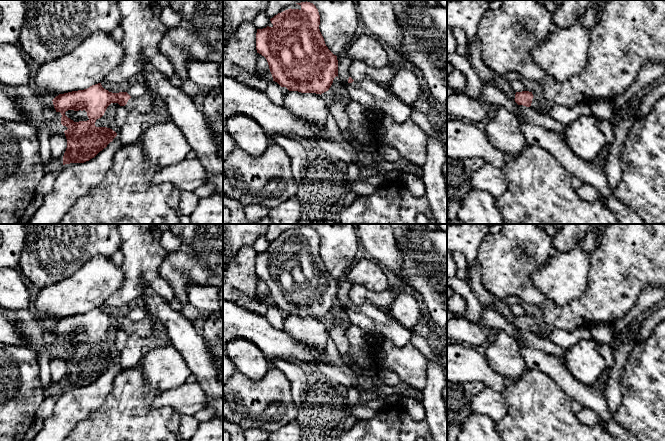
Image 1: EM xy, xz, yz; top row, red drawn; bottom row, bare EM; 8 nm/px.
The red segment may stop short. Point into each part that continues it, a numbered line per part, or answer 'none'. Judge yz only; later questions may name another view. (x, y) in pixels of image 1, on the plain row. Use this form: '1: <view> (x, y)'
1: yz (535, 329)

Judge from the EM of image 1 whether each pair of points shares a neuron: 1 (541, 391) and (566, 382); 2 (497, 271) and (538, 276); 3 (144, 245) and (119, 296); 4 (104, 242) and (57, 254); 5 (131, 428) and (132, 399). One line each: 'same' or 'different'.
1: different
2: different
3: same
4: same
5: same

